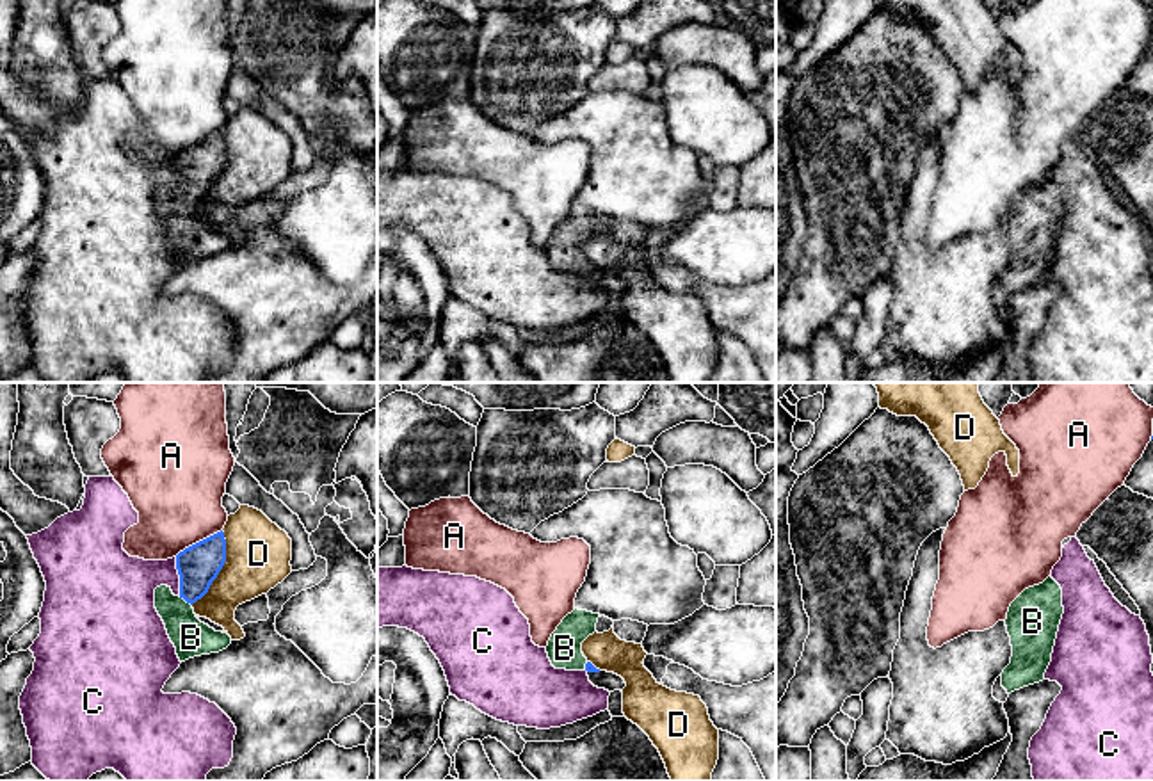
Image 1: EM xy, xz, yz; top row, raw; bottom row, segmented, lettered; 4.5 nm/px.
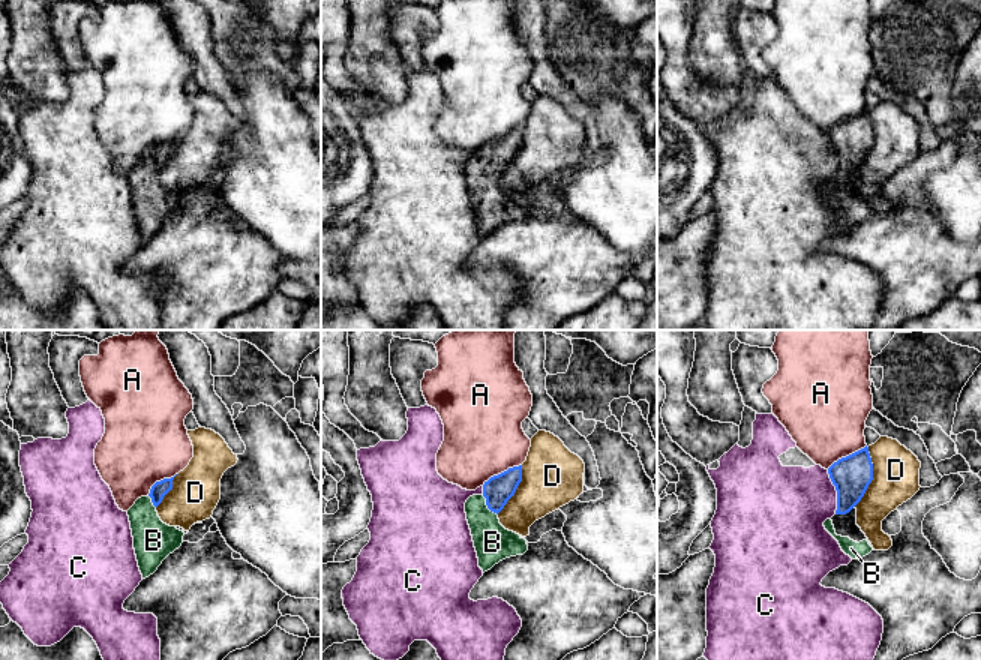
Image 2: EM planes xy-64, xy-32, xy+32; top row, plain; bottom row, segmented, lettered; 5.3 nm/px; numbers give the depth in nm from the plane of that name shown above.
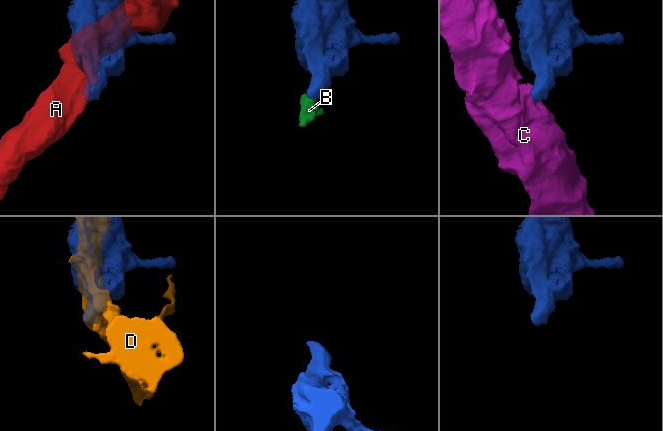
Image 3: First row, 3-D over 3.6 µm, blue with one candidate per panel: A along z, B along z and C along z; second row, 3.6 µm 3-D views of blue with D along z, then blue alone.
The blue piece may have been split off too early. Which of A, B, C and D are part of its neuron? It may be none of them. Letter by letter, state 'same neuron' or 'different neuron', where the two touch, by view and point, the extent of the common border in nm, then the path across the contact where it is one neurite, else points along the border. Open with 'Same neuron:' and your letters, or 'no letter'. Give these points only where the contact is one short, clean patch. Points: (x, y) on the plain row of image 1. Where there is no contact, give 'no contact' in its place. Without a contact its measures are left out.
Same neuron: B
A: different neuron; meets blue in xy at (200, 143); contact 240 nm long
B: same neuron; meets blue in xy at (185, 201); contact 80 nm long; runs through xy (198, 168), (194, 185), (185, 201), (185, 232), (191, 239)
C: different neuron; meets blue in xy at (180, 178); contact 180 nm long; border along xy (175, 159), (180, 196)
D: different neuron; meets blue in xy at (221, 169); contact 360 nm long

